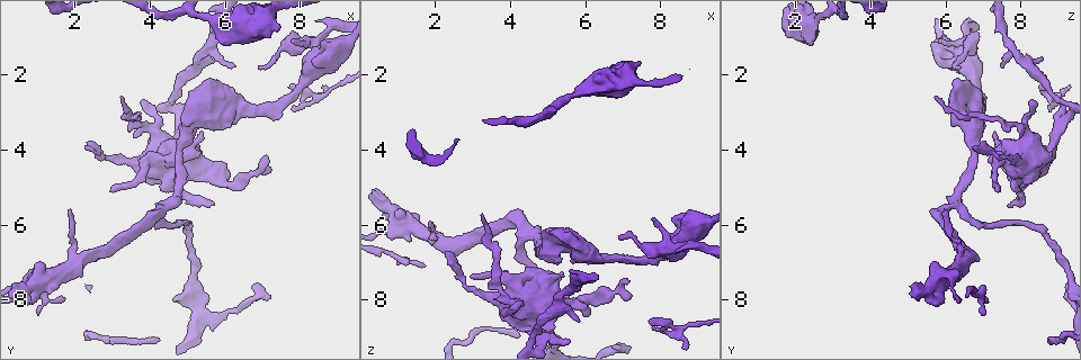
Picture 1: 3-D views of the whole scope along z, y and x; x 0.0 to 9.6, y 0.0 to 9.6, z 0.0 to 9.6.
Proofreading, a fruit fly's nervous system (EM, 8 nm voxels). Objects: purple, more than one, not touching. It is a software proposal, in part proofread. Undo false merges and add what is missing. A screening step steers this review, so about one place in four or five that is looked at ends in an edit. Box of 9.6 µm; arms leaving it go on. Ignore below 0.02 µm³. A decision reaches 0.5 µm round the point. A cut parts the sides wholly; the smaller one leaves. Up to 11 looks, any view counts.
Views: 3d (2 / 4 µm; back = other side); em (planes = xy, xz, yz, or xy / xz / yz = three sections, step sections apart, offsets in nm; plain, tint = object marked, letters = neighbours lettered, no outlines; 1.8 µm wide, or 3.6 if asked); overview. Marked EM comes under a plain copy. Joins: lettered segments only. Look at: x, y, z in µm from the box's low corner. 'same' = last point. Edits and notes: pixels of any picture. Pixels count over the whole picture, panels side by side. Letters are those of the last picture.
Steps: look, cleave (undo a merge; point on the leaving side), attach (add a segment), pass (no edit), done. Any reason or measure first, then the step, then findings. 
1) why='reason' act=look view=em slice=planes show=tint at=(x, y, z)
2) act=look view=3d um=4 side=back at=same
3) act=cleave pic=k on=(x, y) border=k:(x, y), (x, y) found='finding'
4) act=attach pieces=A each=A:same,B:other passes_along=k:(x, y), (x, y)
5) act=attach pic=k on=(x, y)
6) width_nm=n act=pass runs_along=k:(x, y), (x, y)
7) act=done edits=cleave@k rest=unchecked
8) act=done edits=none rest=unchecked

why='side arm on a straight run' act=look view=em slice=xz step=8 show=tint at=(1.35, 7.35, 5.95)

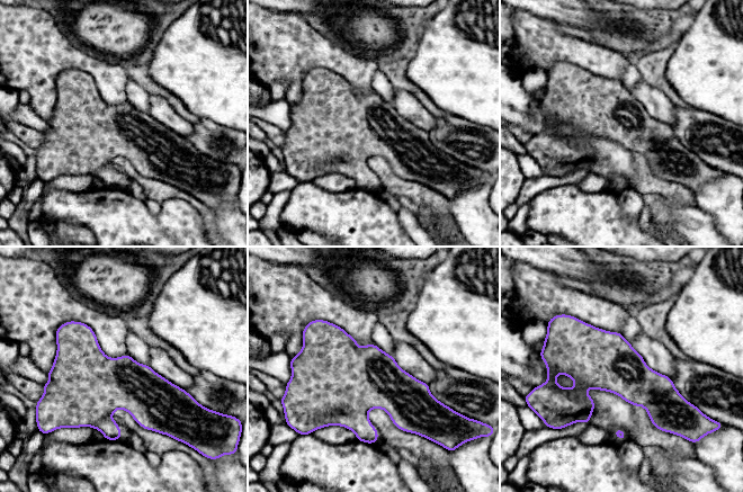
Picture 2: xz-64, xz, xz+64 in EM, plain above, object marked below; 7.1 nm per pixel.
why='another direction' act=look view=em slice=planes show=letters at=same

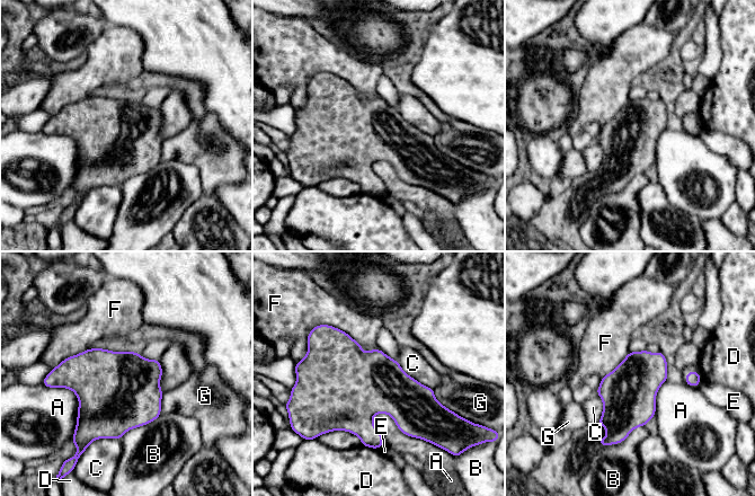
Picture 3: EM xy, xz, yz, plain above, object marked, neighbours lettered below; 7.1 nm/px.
longest_contact=F:440nm act=pass each=A:other,B:other,C:other,D:other,E:other,F:other,G:other border=3:(322, 324), (365, 352), (378, 348) found='all the same cell'

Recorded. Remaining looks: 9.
why='free end' act=look view=em slice=planes show=letters at=(2.25, 3.90, 6.70)

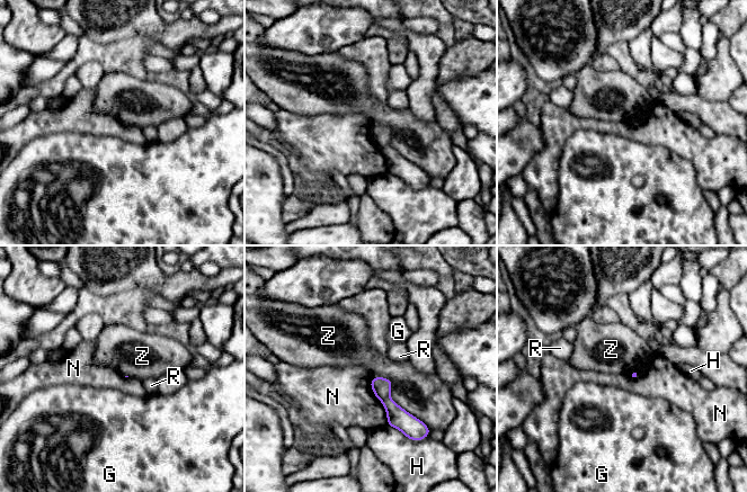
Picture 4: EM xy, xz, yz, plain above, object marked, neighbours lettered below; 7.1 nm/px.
act=pass each=G:other,H:other,N:other,R:other,Z:other border=4:(371, 378), (427, 426) found='none of them fits'

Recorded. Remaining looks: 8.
why='sharp bend' act=look view=3d um=4 at=(3.75, 4.45, 7.95)

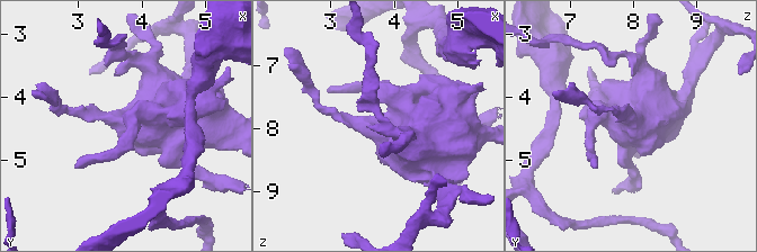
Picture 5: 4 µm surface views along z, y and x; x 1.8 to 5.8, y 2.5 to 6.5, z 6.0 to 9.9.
act=look view=em um=3.6 slice=yz step=16 show=letters at=(3.70, 4.45, 8.00)

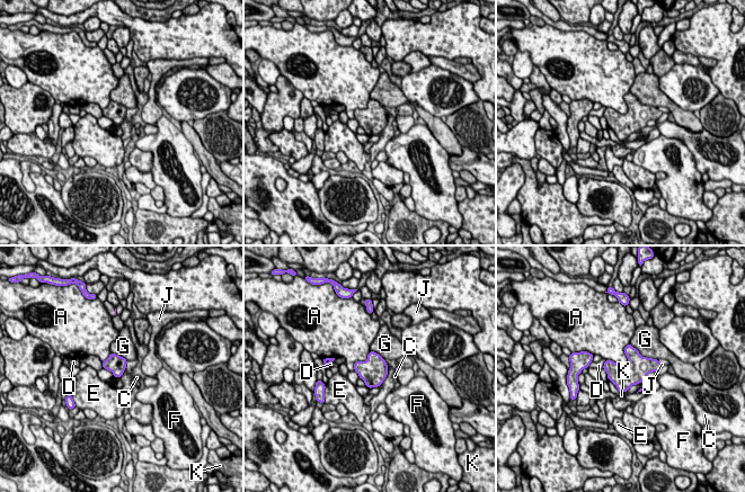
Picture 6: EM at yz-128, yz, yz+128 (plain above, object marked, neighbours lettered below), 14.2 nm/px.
width_nm=280 act=pass each=A:other,C:other,D:other,E:other,F:other,G:other,J:other,K:other border=6:(629, 342), (624, 365), (605, 360) found='all the same cell'

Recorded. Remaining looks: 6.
why='looks like a crossing' act=look view=em um=3.6 slice=planes show=letters at=(8.35, 1.30, 6.60)

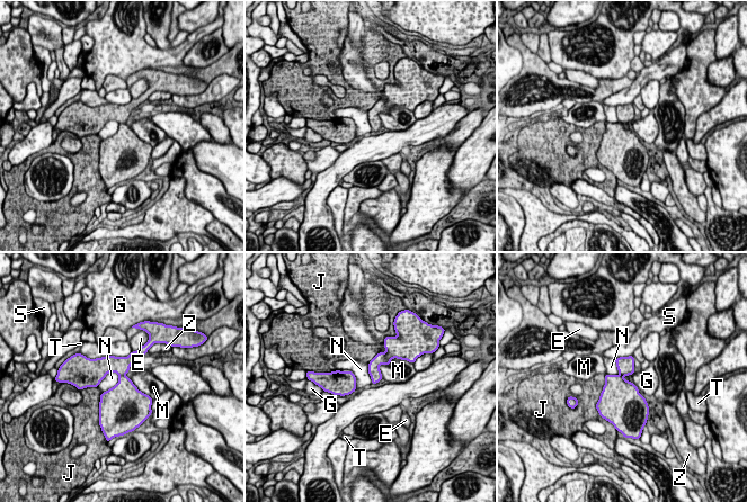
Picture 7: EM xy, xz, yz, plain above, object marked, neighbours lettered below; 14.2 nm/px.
act=pass each=E:other,G:other,J:other,M:other,N:other,S:other,T:other,Z:other border=7:(115, 371), (118, 381), (101, 393) found='one cell here'

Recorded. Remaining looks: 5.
act=done edits=none rest=unchecked

